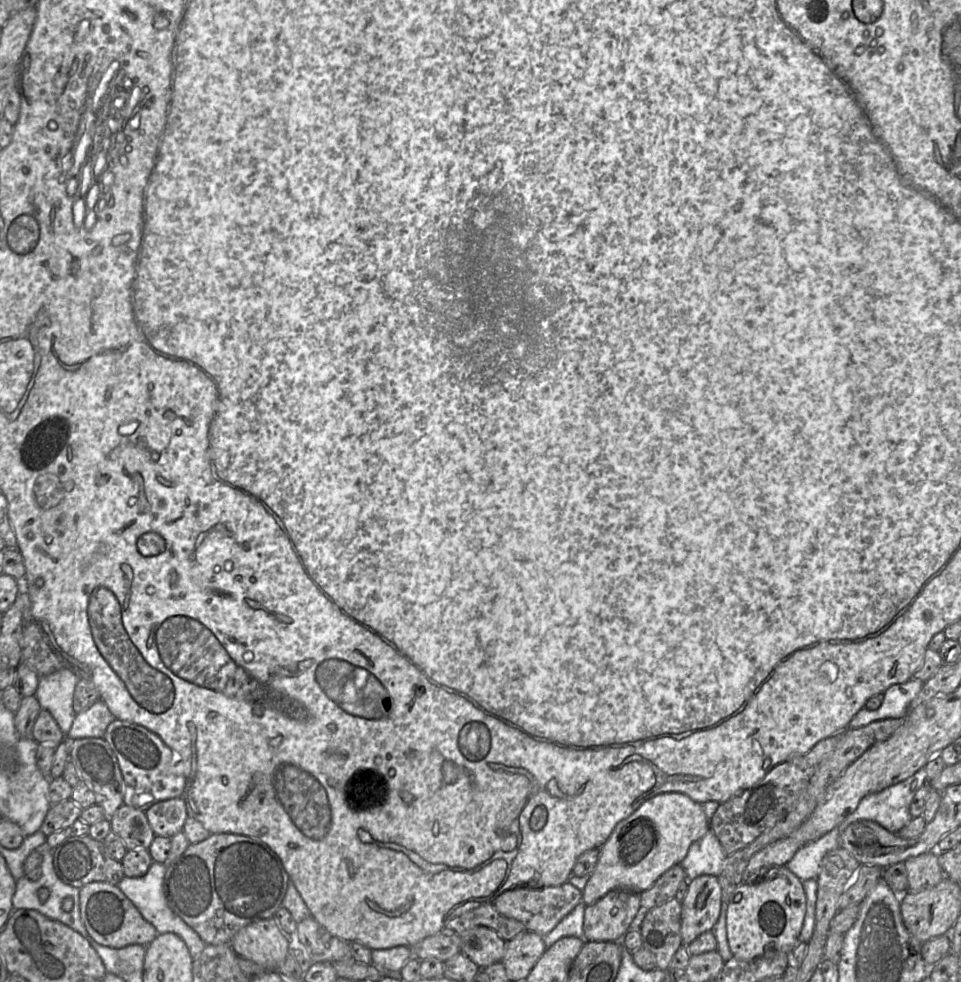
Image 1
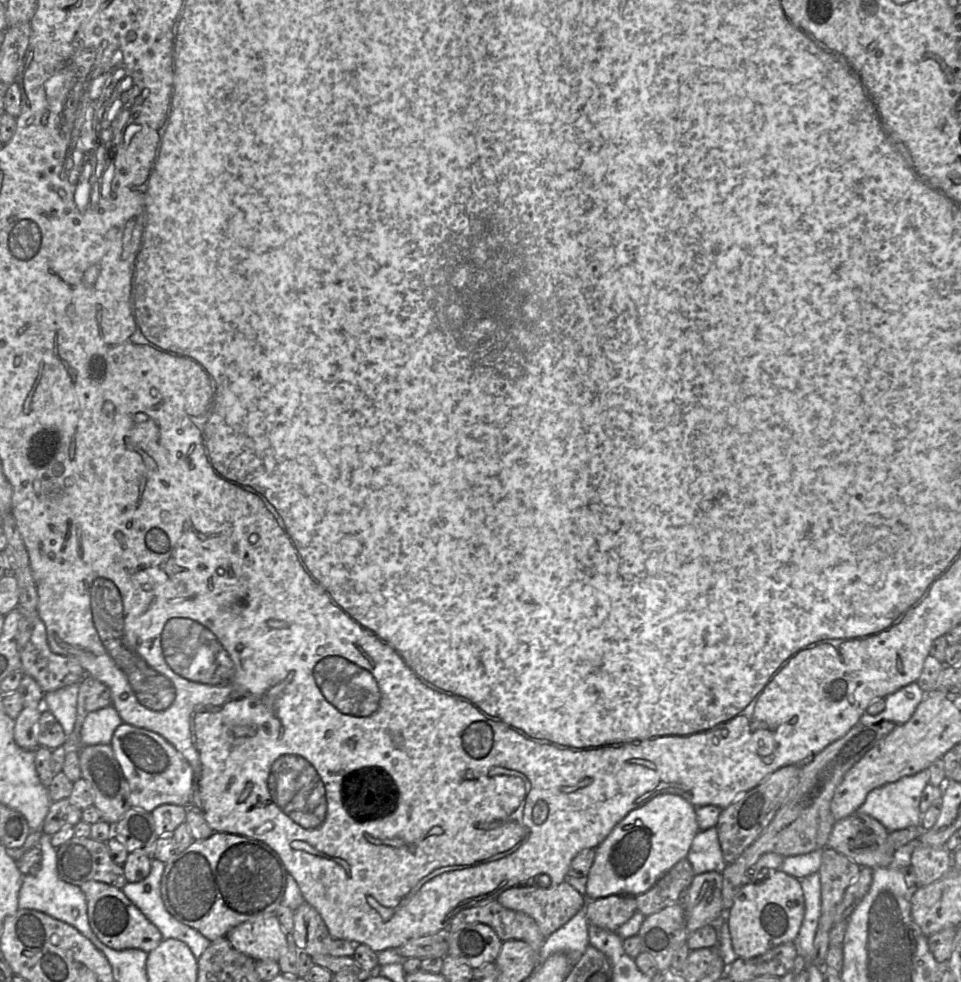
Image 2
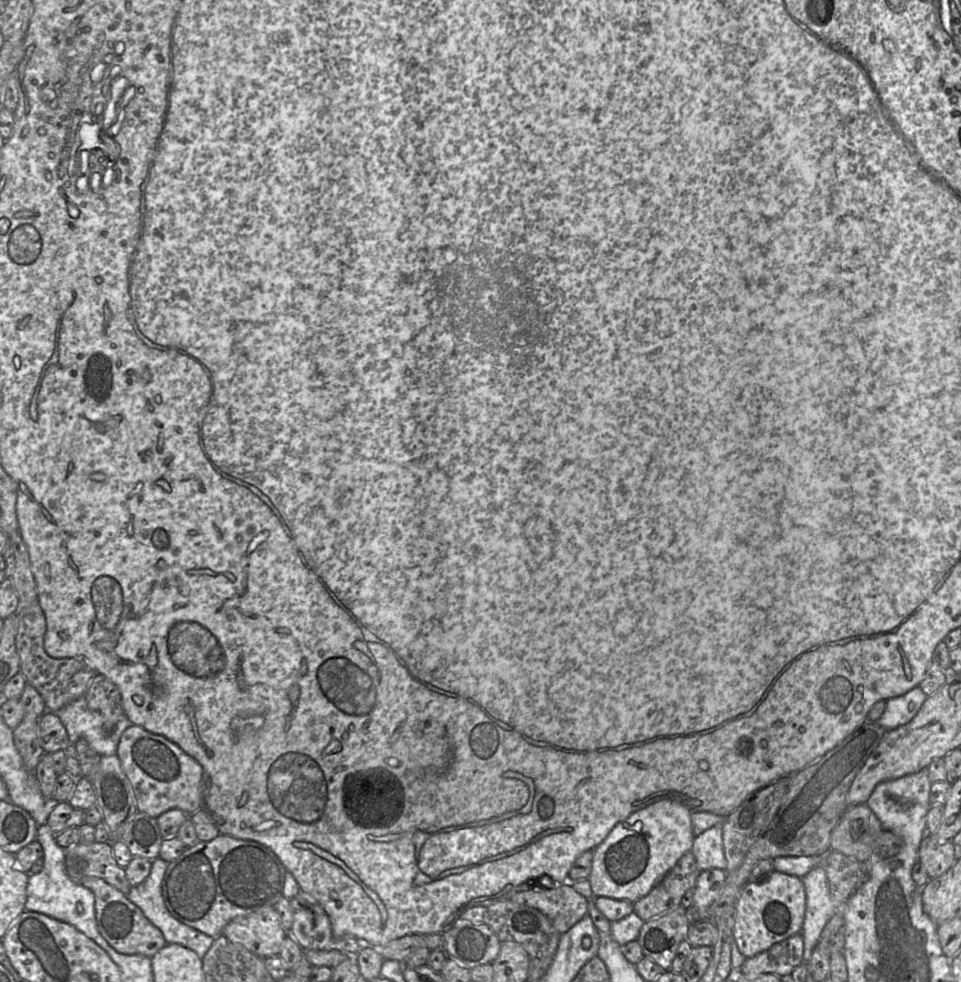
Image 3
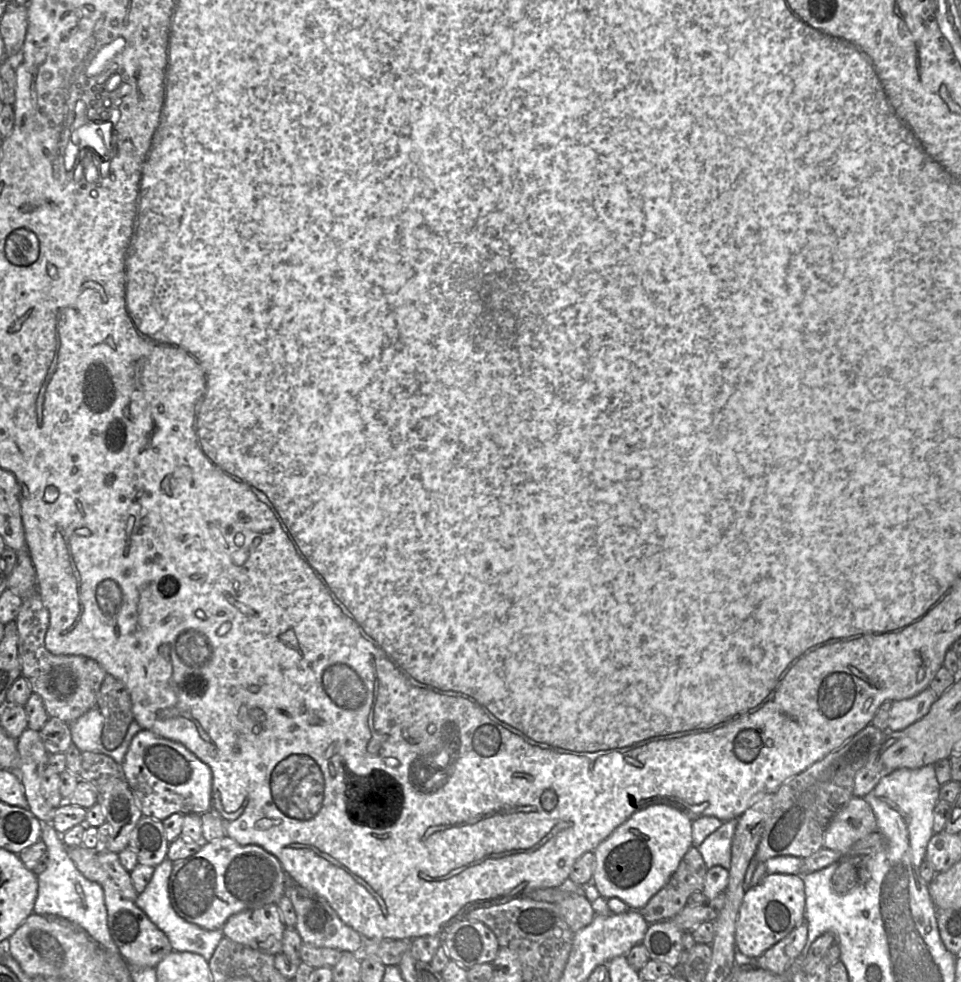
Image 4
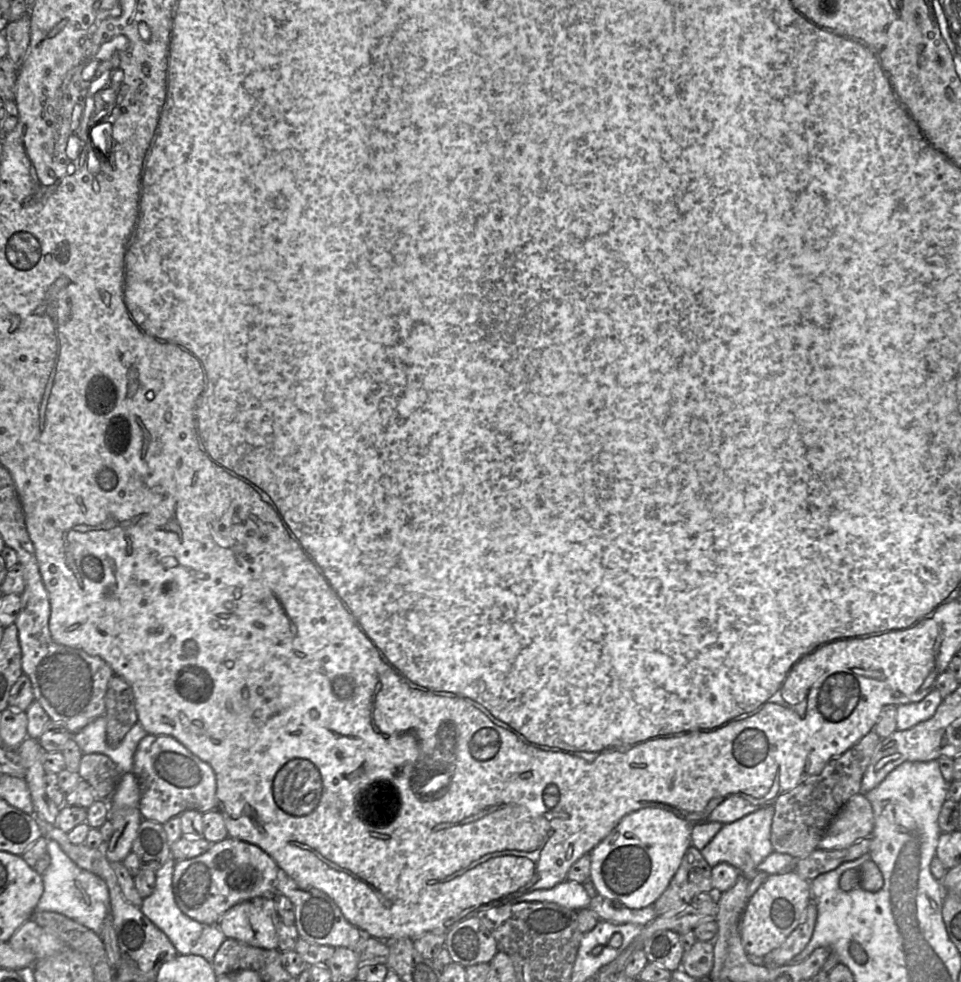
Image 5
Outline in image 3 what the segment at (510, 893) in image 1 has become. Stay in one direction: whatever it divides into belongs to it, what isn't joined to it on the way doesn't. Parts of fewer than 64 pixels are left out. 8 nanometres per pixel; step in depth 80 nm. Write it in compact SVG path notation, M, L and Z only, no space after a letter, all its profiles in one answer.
M569 881L553 889L532 887L517 891L509 900L539 910L560 934L588 914L588 899L580 895Z

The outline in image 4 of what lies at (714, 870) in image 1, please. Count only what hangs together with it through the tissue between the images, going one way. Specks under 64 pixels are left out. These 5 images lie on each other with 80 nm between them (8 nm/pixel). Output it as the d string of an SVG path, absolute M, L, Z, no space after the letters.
M737 819L724 821L697 848L708 869L714 866L721 866L729 870L731 864L732 838L736 824Z

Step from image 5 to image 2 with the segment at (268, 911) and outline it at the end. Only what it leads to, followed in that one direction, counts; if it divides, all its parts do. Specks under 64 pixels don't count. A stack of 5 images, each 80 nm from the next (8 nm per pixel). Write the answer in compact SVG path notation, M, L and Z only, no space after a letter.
M275 913L237 925L228 932L226 938L236 950L255 961L278 961L292 943Z

